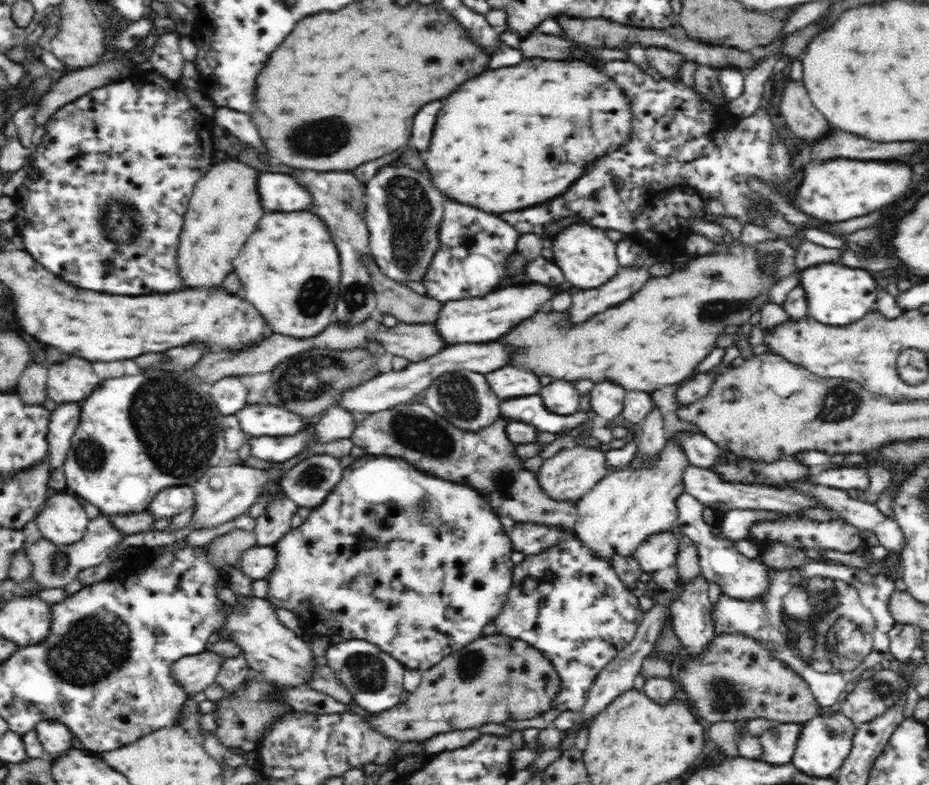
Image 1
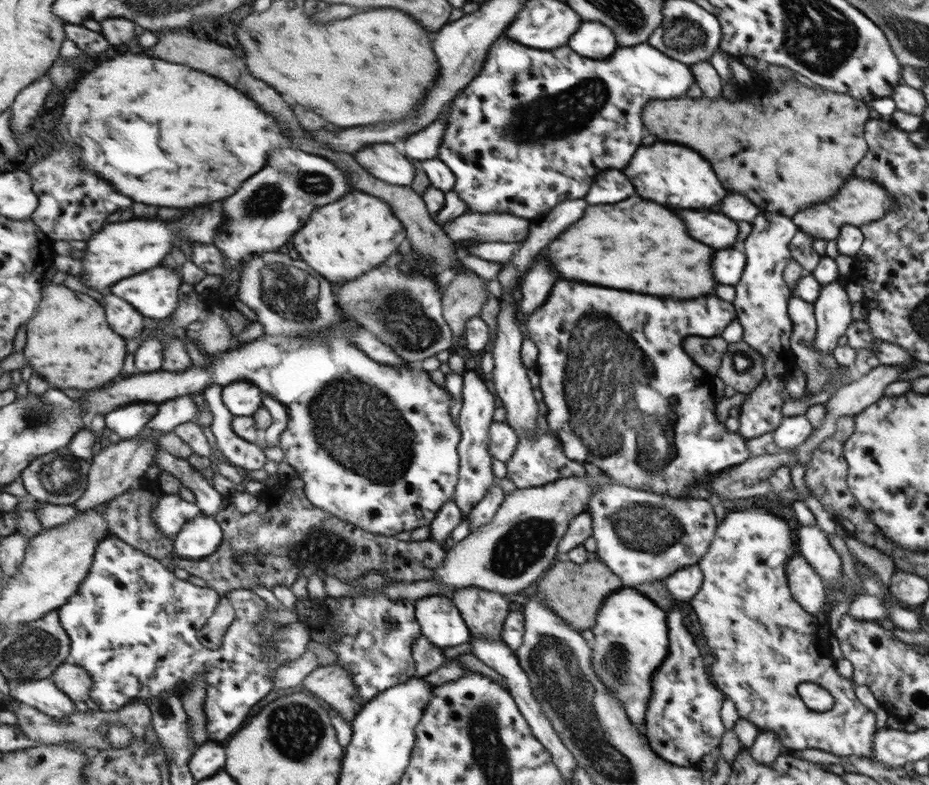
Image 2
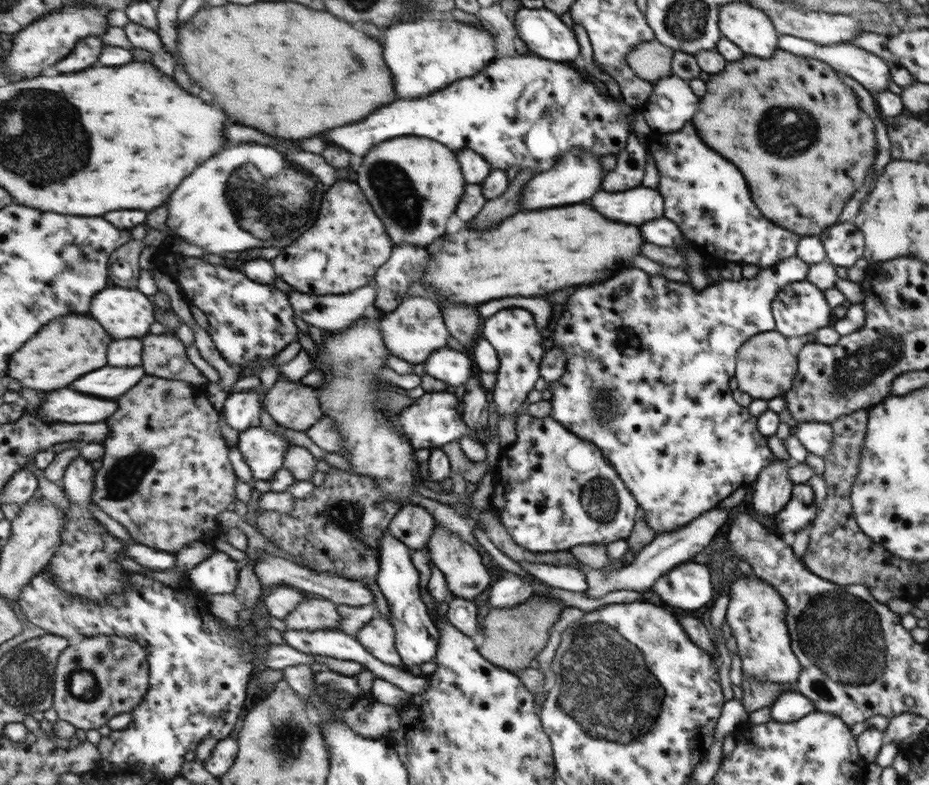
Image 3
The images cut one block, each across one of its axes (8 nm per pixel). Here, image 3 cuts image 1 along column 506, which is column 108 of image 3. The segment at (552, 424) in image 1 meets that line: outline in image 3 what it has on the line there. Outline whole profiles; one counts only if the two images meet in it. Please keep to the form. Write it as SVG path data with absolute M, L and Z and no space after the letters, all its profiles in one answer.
M57 390L49 394L39 416L49 416L57 423L94 424L107 421L119 411L119 404L114 399L95 398L73 390Z

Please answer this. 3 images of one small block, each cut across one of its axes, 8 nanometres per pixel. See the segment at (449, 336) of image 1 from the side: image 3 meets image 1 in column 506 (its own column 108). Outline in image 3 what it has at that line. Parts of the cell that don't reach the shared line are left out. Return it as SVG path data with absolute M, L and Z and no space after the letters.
M119 285L107 287L97 293L95 302L91 306L91 314L115 334L115 338L140 338L151 333L151 325L156 322L156 305L152 296L146 295L143 291L131 287L120 287Z

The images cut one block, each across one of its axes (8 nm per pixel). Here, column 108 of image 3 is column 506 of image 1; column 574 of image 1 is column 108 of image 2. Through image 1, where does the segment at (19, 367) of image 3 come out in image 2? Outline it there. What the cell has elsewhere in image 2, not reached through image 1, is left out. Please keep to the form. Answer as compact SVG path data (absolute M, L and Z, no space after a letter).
M49 282L42 292L42 301L36 310L36 316L31 317L26 326L27 341L23 348L27 364L31 362L33 368L43 374L45 378L53 380L61 388L81 388L93 390L99 388L113 378L117 378L125 366L127 358L127 342L123 336L111 330L107 322L105 308L95 298L70 290L67 286Z

